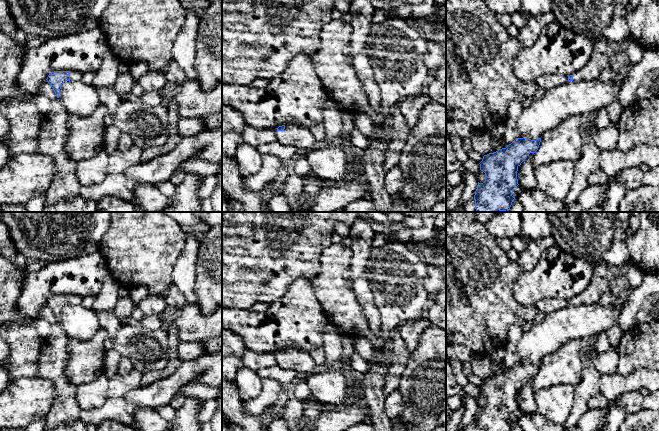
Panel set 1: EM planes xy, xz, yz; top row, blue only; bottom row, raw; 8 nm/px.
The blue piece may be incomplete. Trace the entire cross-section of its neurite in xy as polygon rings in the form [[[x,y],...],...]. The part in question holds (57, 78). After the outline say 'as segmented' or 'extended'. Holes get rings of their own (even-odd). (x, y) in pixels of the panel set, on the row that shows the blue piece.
[[[54,71],[51,72],[47,77],[47,82],[53,88],[57,98],[59,98],[59,93],[61,86],[66,81],[81,81],[82,73],[78,71]]]; extended

